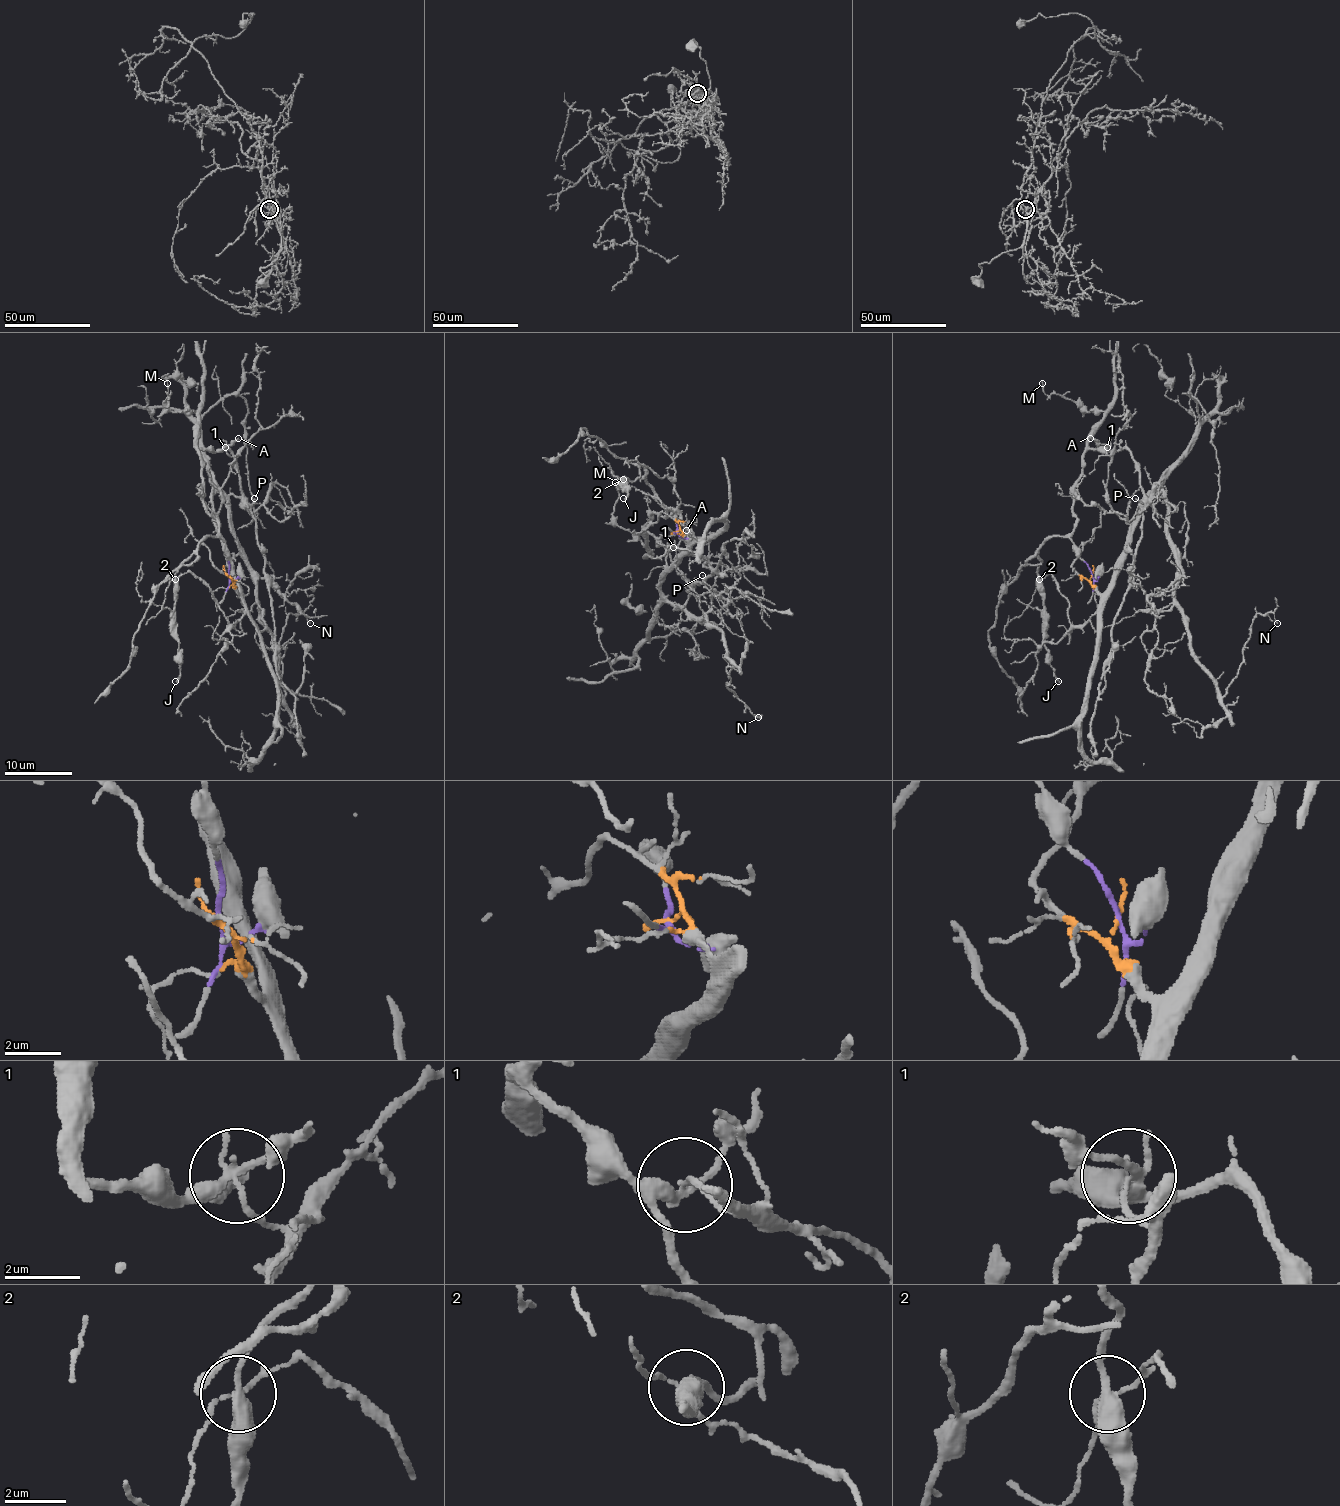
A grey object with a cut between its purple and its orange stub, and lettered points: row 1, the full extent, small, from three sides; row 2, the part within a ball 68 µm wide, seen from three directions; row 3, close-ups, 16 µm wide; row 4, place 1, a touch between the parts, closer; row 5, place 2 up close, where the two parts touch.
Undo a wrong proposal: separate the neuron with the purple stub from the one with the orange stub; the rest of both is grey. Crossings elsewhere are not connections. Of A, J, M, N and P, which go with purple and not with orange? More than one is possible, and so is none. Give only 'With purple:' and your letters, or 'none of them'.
With purple: A, J, M, P

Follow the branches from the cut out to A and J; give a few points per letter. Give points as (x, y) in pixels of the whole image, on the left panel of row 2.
A: (229, 575), (227, 548), (216, 519), (206, 507), (197, 450), (224, 448), (238, 438)
J: (229, 575), (227, 548), (221, 538), (212, 536), (207, 536), (175, 573), (175, 639), (180, 676), (175, 681)

